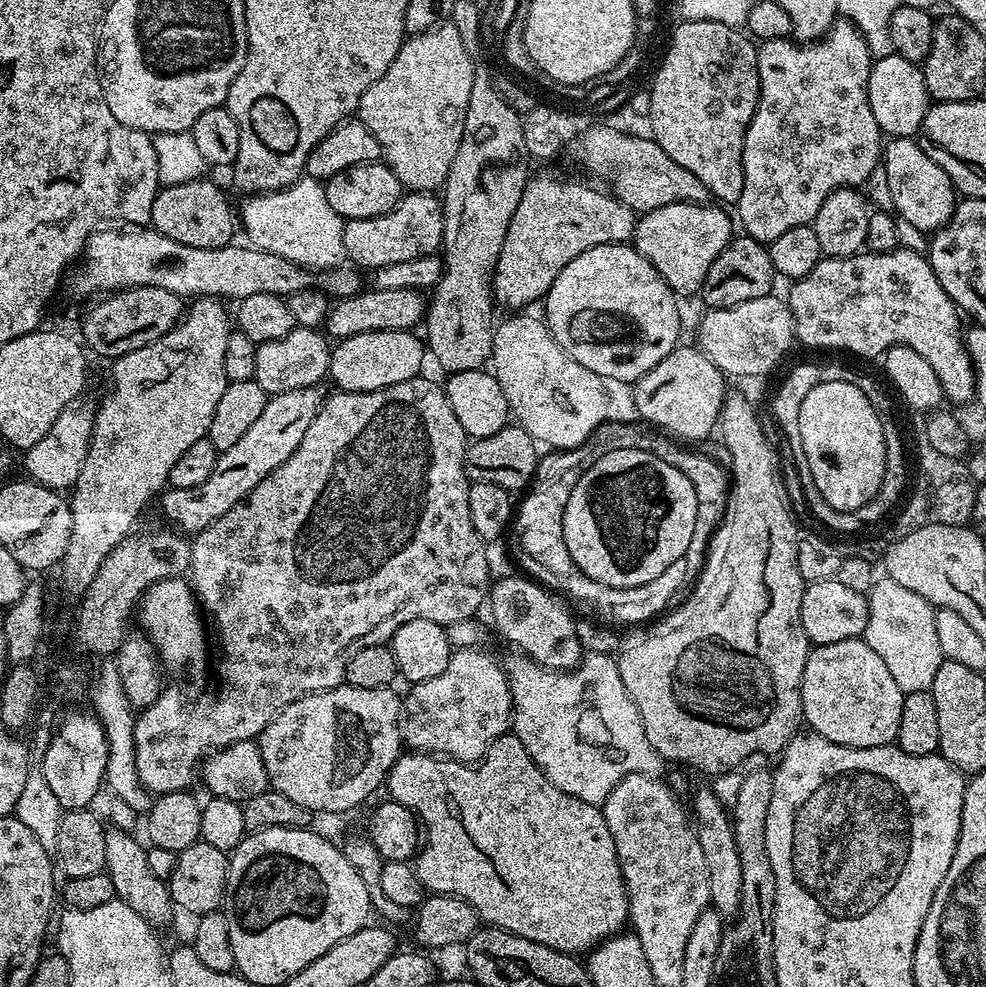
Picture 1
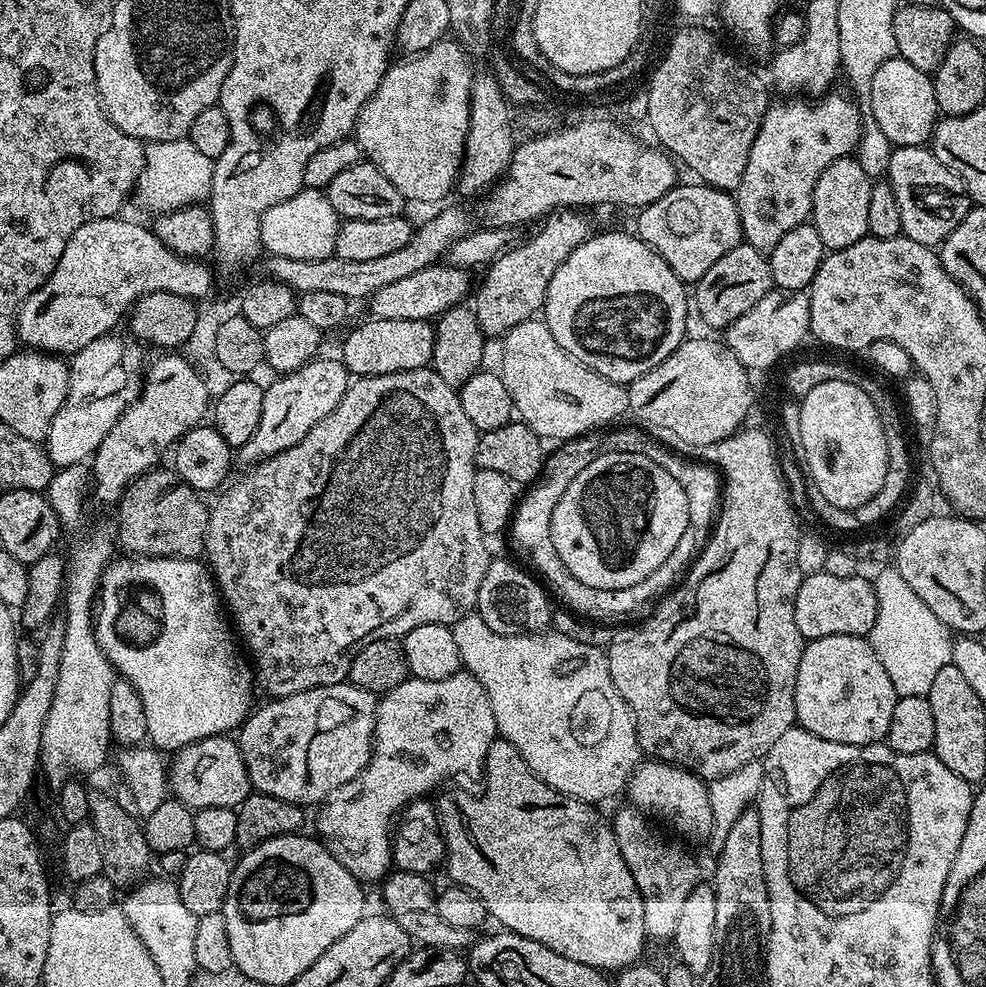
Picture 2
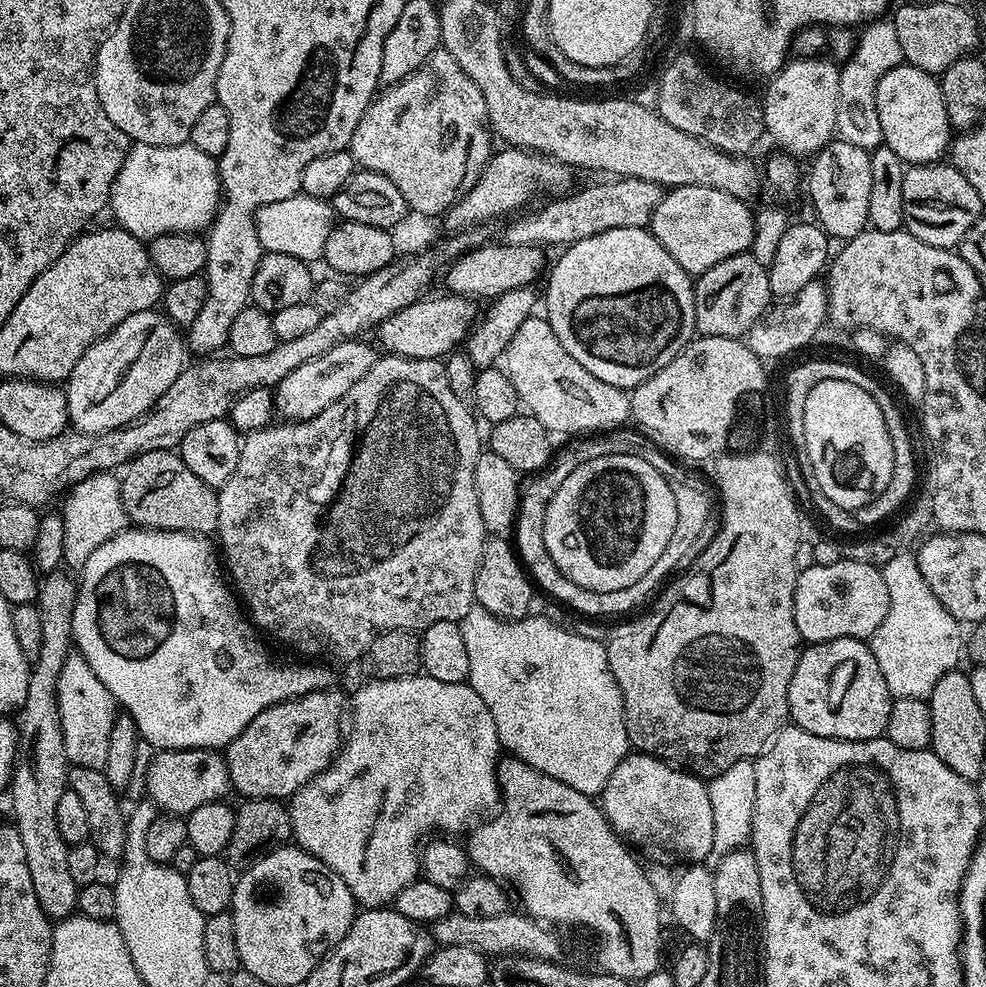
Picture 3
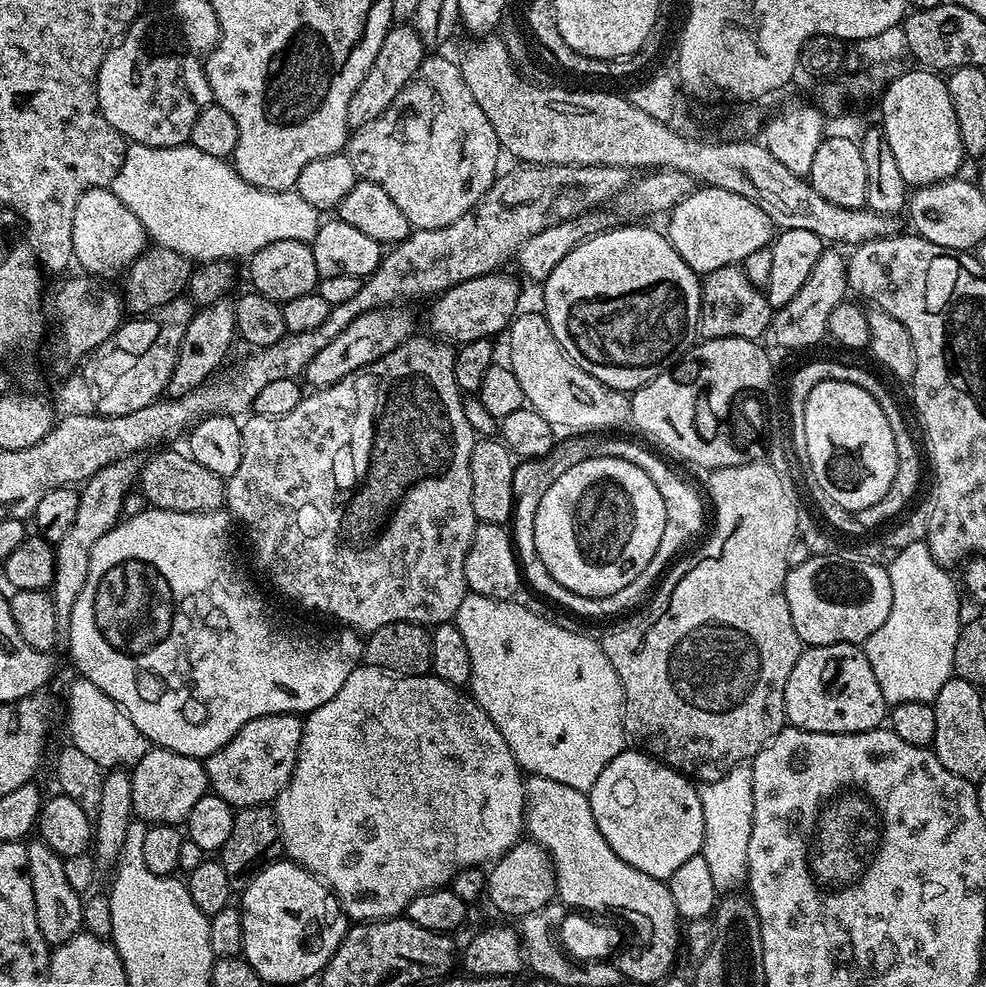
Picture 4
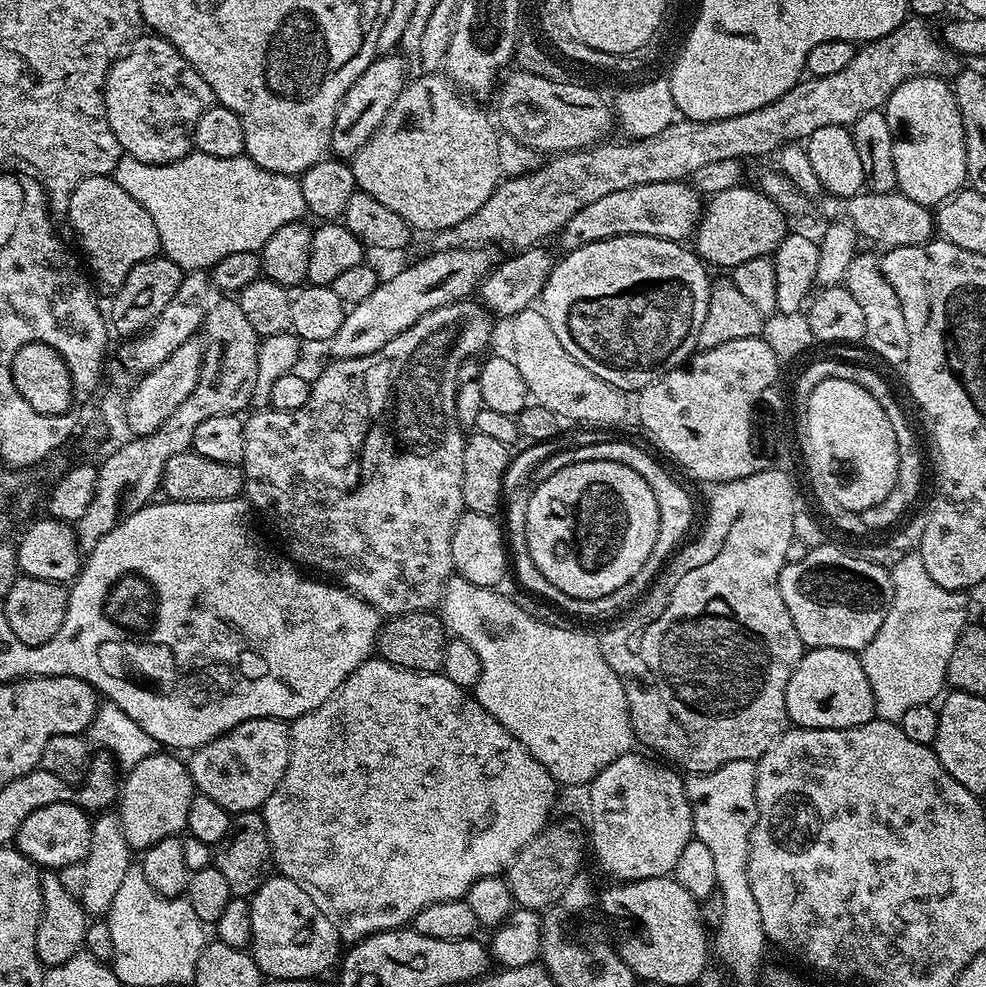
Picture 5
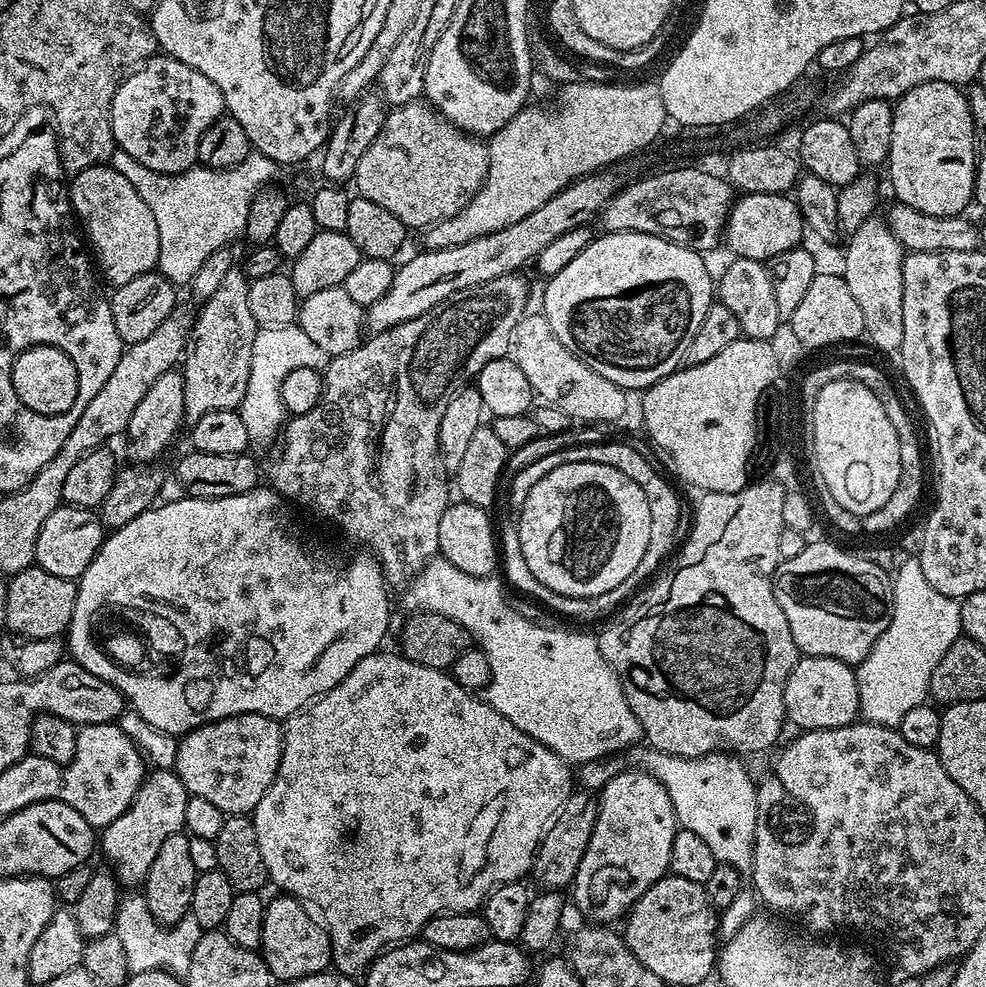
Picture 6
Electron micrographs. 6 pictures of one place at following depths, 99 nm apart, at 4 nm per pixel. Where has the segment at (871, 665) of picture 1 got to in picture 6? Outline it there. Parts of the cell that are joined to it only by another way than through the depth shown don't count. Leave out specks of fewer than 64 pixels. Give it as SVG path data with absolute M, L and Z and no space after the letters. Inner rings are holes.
M801 655L786 682L784 715L789 725L797 724L800 730L841 728L853 723L860 716L855 667L838 658Z

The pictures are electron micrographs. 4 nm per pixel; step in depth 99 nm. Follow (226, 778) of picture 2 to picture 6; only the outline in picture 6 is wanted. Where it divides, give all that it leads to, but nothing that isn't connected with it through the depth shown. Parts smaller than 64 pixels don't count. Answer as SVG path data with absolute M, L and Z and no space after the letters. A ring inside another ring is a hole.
M152 770L147 773L138 790L136 800L114 822L102 829L98 836L98 848L108 859L107 867L121 885L143 885L150 866L162 842L184 828L186 802L189 794L186 786L172 770Z

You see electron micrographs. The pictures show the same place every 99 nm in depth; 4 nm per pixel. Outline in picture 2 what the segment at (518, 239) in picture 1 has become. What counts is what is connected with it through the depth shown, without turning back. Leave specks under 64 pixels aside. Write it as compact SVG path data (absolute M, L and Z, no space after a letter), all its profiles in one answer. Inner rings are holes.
M557 210L551 213L529 240L521 244L519 241L487 265L485 272L488 273L480 289L474 292L474 311L485 337L503 338L511 328L533 319L543 309L550 278L554 278L558 266L562 266L568 255L590 235L588 220L584 215L580 210Z

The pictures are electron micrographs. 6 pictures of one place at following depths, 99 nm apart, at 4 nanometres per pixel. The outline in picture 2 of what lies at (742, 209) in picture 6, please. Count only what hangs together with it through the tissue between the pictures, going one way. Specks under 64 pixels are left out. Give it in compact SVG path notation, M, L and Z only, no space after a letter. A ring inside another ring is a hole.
M703 182L695 183L677 183L676 187L662 194L658 202L635 213L635 235L645 240L663 258L666 266L670 266L670 270L685 282L700 280L718 258L733 255L744 240L735 195Z

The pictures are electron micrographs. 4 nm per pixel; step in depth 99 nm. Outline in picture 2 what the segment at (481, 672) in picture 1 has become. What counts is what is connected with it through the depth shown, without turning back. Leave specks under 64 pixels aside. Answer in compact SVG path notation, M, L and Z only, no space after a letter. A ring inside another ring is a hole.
M467 670L455 672L450 678L441 680L409 678L383 693L376 705L376 738L370 762L355 780L351 780L327 801L328 809L320 816L319 835L332 857L342 862L342 866L346 866L346 870L350 870L356 880L383 881L393 867L393 833L390 825L400 809L412 800L432 794L428 792L434 791L439 784L446 783L451 776L468 772L479 764L481 767L487 761L490 746L496 739L498 733L490 698L482 682L478 682L478 678L474 678Z

